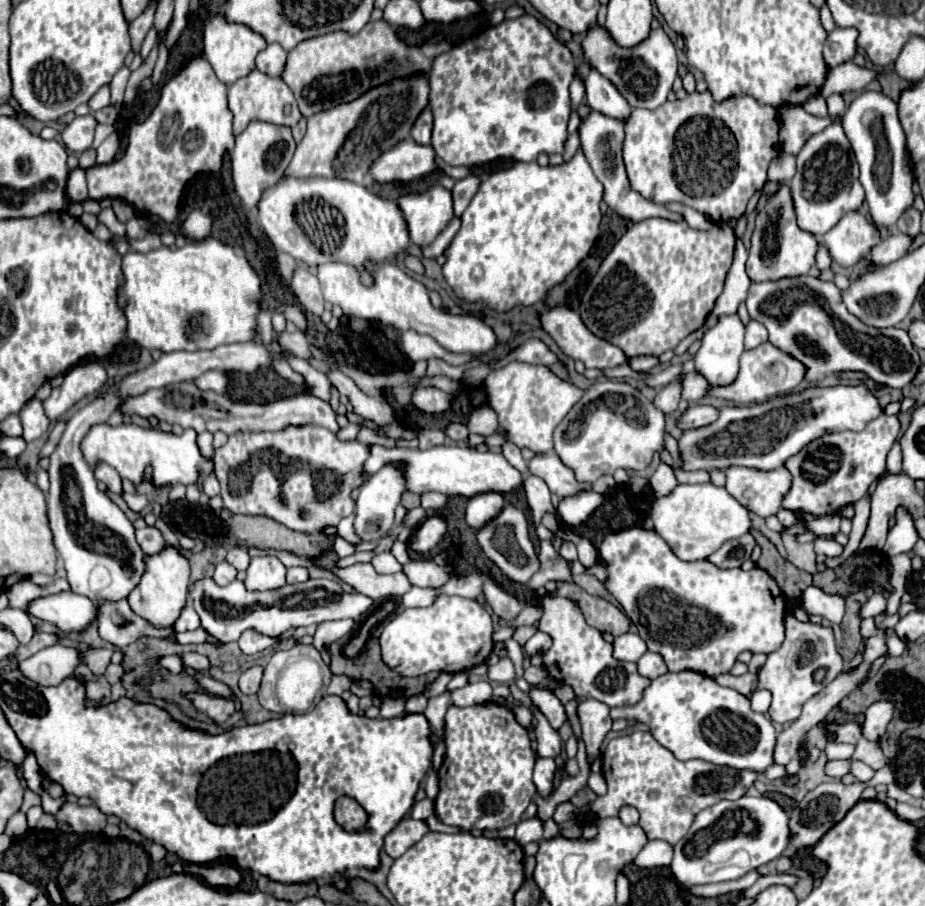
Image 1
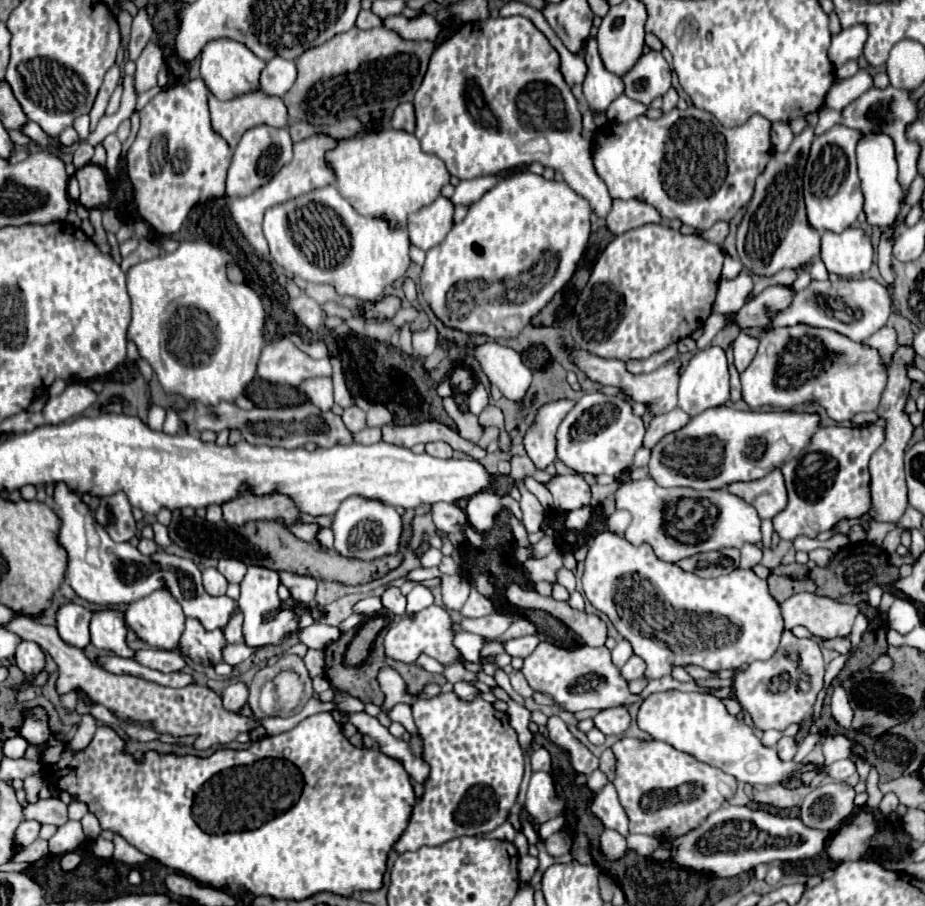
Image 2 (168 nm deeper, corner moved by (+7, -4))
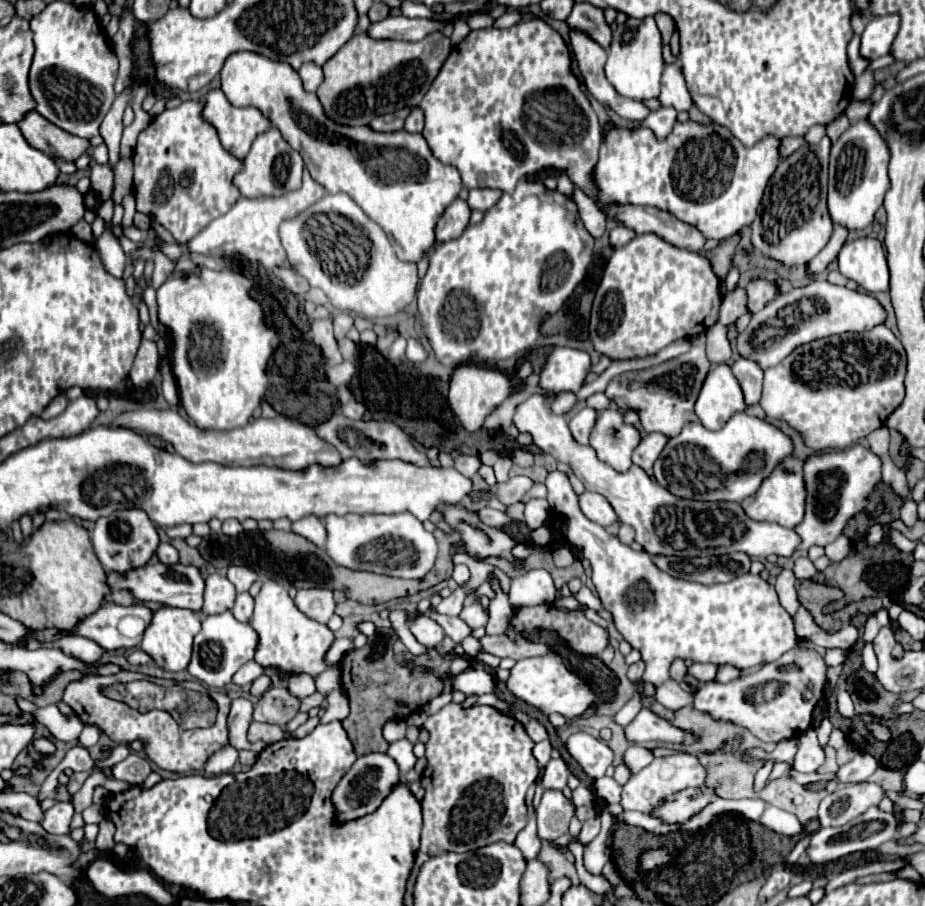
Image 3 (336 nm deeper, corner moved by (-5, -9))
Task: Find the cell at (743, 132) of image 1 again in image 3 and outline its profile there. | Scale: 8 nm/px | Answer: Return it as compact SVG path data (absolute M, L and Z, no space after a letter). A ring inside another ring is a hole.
M676 123L672 133L658 141L652 131L638 129L630 133L626 129L612 129L604 135L600 145L598 163L594 169L594 181L598 185L600 201L608 205L640 205L656 207L660 211L672 213L676 219L694 225L708 239L728 239L736 235L742 227L750 225L756 217L762 193L778 165L778 145L776 137L764 137L754 147L744 147L726 127L720 125L698 125L698 123Z

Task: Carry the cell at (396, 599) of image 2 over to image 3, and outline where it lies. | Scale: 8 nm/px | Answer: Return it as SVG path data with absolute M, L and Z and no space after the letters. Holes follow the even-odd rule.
M416 615L410 621L410 631L418 639L418 643L424 645L426 649L434 649L444 639L442 627L436 621L432 621L428 615Z

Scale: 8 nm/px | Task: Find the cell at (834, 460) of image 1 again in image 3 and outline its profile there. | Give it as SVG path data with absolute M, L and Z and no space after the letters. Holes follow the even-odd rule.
M852 445L844 451L830 451L806 459L804 465L804 481L808 491L806 515L804 521L794 529L802 537L798 549L808 551L812 545L826 547L836 537L840 537L848 519L866 509L868 495L882 479L880 469L882 469L880 459L862 445Z

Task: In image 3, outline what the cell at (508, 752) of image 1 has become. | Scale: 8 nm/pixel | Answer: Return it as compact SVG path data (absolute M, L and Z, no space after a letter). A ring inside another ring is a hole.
M448 703L442 711L428 717L422 727L430 733L430 739L426 743L428 765L420 779L420 785L426 789L420 849L428 855L438 855L446 851L464 853L496 841L514 843L516 835L528 823L526 791L538 777L538 763L532 755L534 741L526 735L522 723L488 705L466 709L458 703Z

